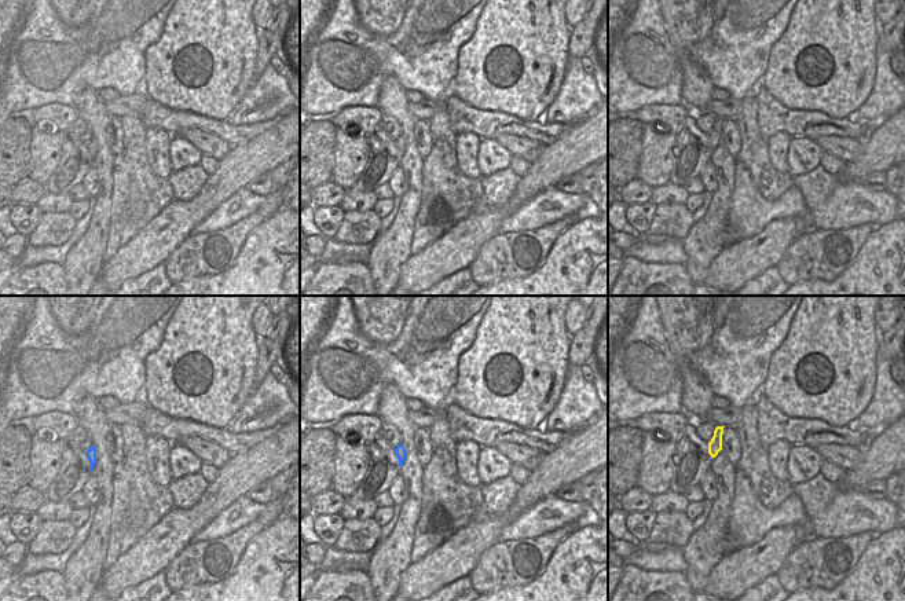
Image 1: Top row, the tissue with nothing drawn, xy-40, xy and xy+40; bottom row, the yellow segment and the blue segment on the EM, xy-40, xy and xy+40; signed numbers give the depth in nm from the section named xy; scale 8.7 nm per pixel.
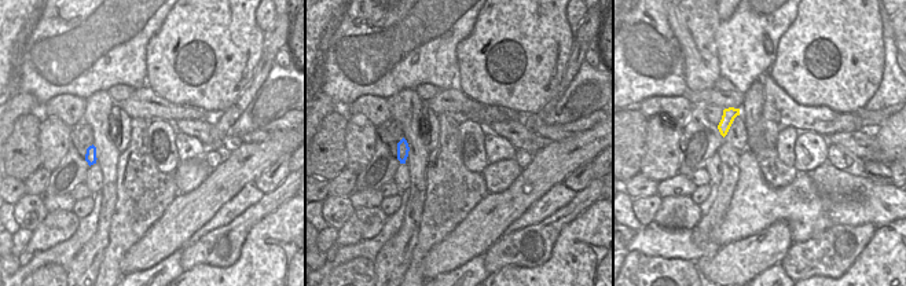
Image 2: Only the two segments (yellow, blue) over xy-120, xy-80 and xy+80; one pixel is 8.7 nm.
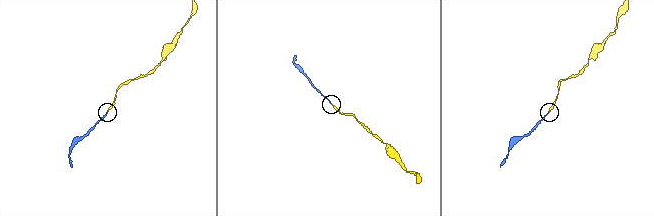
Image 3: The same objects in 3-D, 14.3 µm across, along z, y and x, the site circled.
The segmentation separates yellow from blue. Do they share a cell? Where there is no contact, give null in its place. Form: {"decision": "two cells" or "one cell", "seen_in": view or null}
{"decision": "one cell", "seen_in": null}

